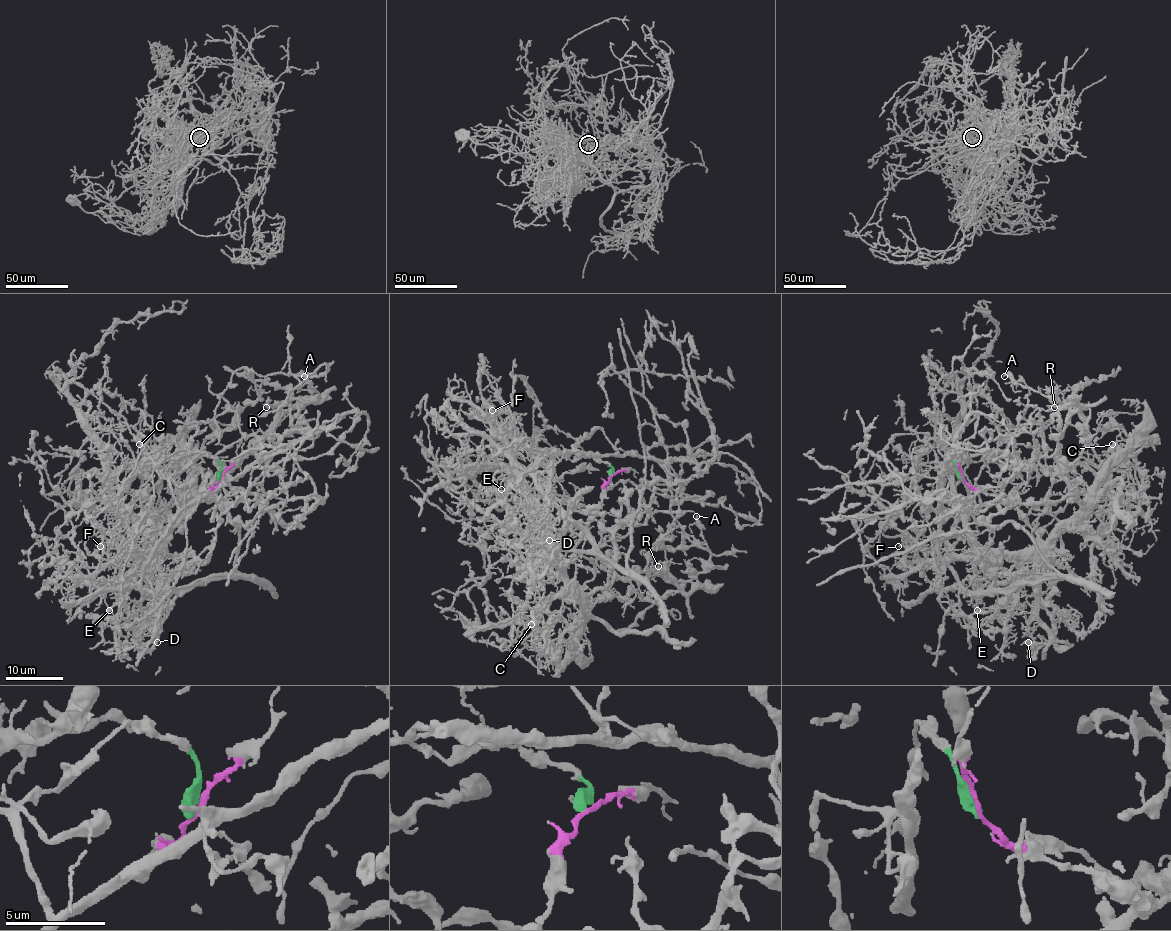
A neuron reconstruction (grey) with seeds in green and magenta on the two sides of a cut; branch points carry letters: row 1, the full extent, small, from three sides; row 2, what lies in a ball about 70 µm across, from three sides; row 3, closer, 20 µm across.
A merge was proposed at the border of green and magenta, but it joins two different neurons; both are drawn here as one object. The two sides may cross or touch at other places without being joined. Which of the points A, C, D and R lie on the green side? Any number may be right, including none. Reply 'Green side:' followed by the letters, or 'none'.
Green side: none

